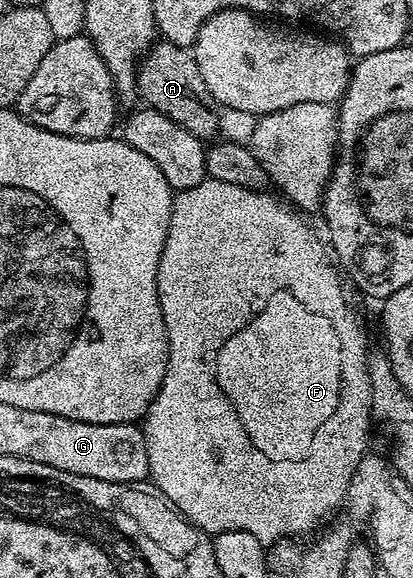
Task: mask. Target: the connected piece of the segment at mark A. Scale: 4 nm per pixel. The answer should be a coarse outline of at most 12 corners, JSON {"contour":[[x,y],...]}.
{"contour":[[158,40],[137,97],[197,138],[220,134],[187,47]]}

